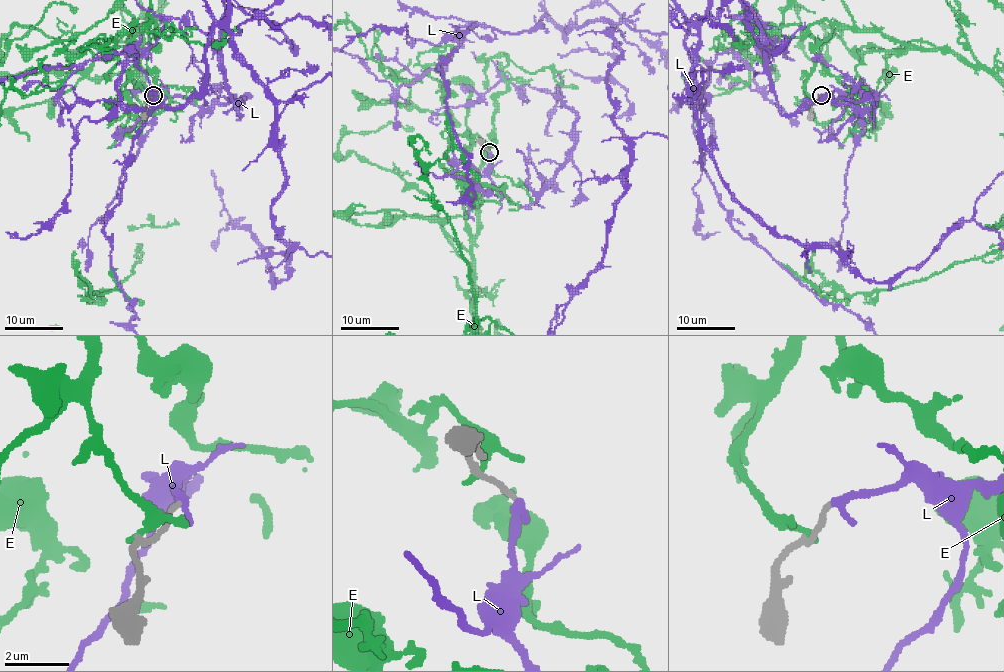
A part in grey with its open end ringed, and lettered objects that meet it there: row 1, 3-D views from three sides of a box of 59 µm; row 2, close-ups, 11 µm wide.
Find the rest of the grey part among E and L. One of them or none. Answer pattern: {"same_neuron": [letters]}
{"same_neuron": ["L"]}

